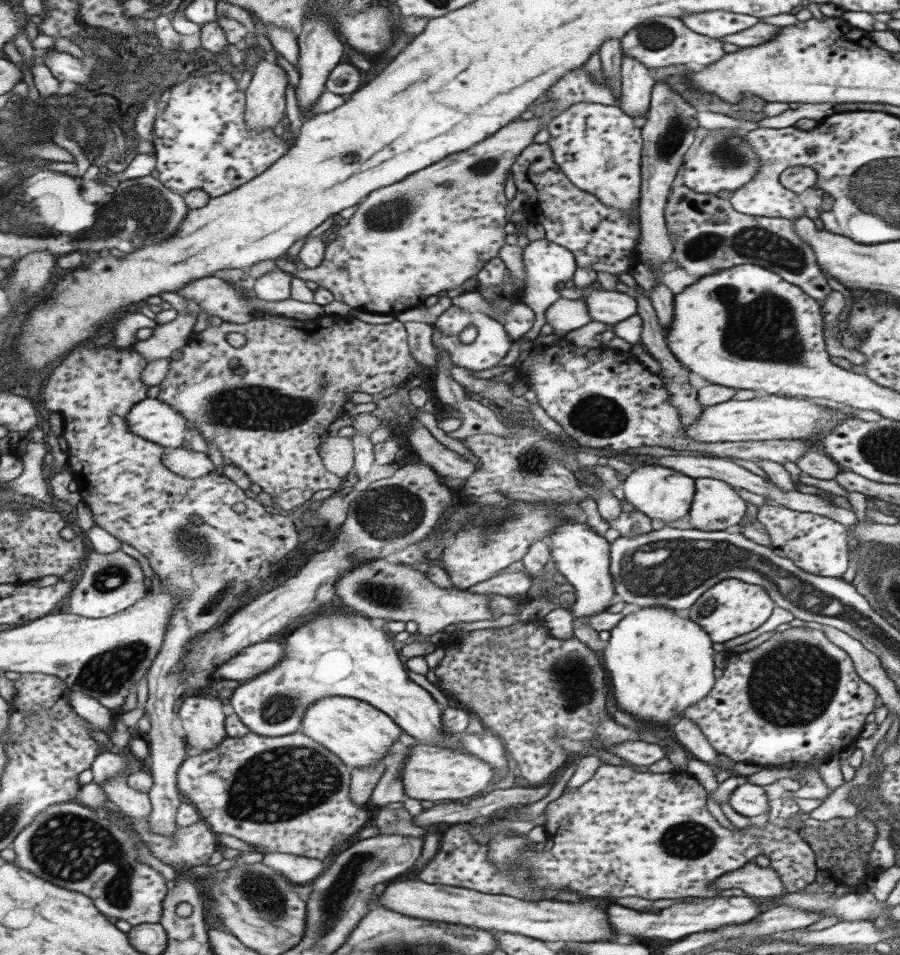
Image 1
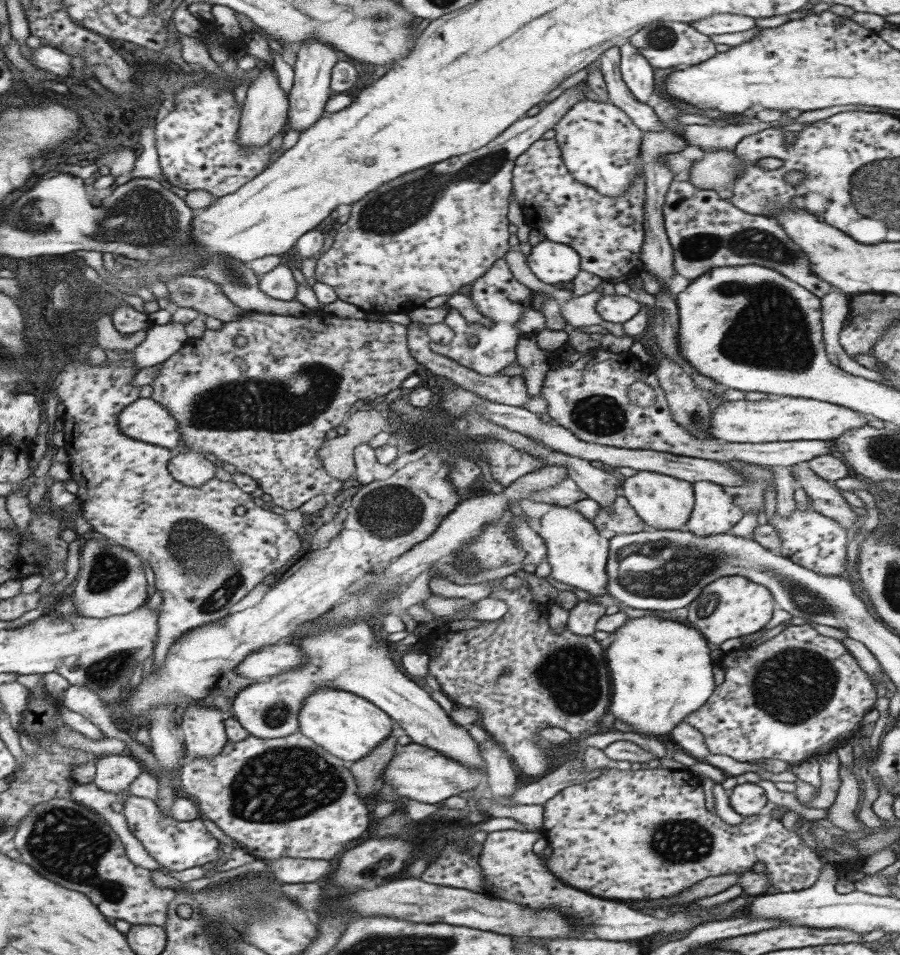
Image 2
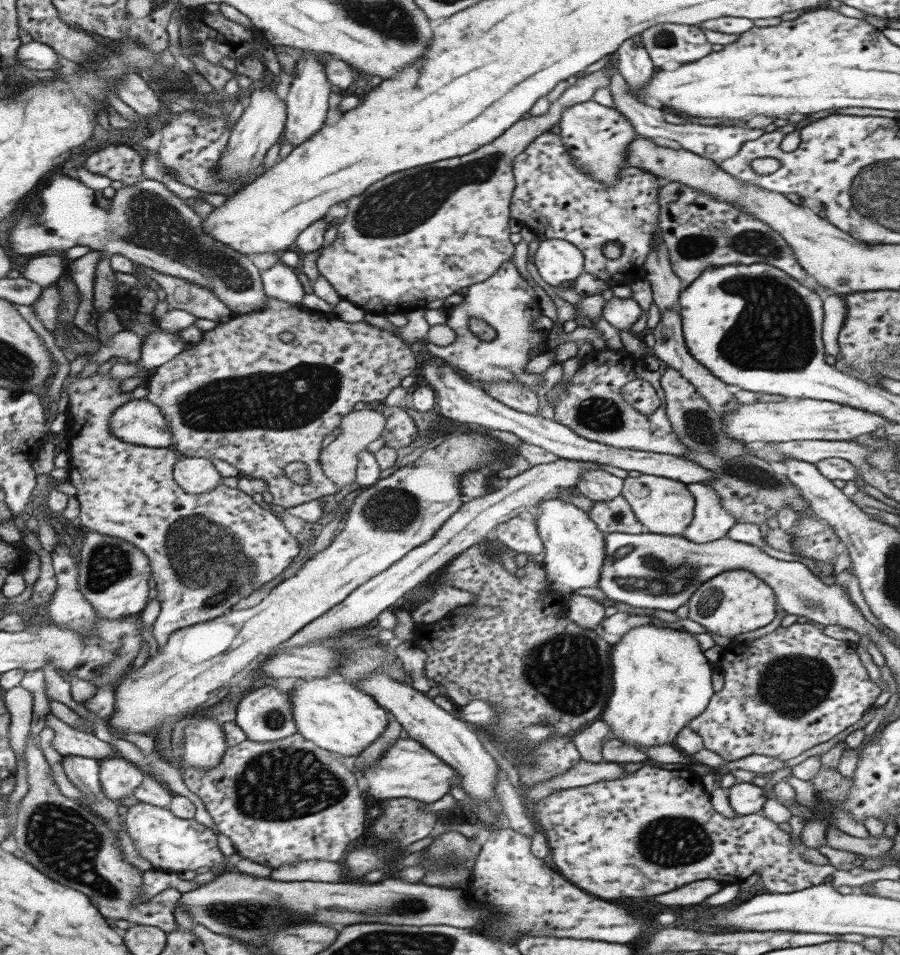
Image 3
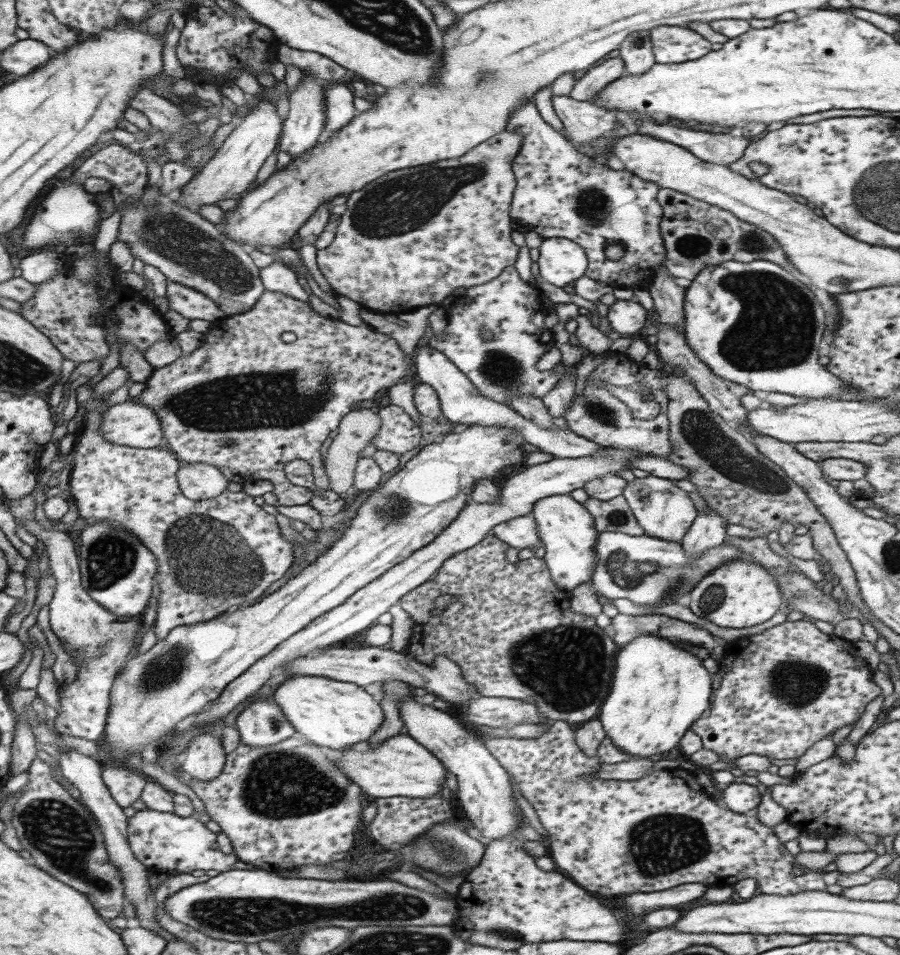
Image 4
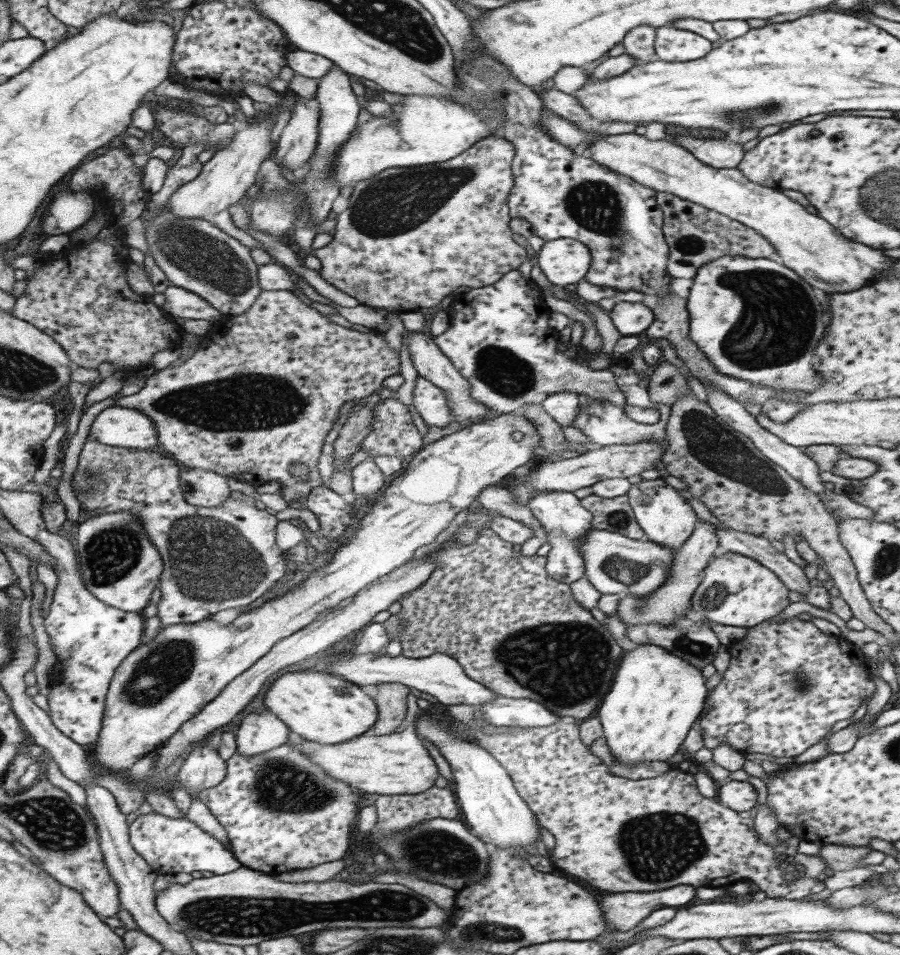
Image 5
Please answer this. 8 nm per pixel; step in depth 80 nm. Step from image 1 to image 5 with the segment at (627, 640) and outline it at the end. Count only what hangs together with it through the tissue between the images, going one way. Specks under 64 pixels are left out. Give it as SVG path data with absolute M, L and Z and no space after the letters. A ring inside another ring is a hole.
M637 644L635 649L624 653L607 694L600 700L596 717L614 762L637 764L666 761L669 756L673 756L691 729L691 724L703 714L706 696L705 679L701 676L701 671L664 648L654 644Z

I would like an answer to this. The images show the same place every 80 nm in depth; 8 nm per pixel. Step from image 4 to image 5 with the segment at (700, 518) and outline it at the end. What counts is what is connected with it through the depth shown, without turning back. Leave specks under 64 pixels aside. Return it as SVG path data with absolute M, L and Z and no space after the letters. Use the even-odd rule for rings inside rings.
M697 521L693 527L692 535L676 550L672 558L669 574L665 582L655 590L642 597L635 595L621 596L617 602L615 612L624 624L645 624L656 622L659 626L669 626L680 618L690 608L690 598L699 585L702 570L712 558L715 550L718 550L718 542L715 525Z

